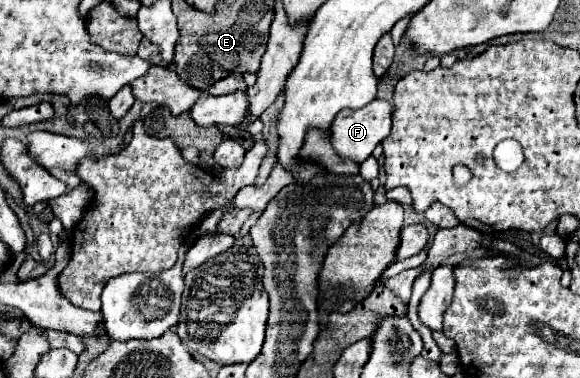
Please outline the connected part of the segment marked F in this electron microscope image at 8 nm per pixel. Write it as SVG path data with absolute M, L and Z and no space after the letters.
M372 100L370 104L352 110L346 108L342 112L338 112L338 116L332 122L332 146L338 152L338 156L342 158L350 158L352 162L364 162L372 150L390 134L392 128L392 106L386 100Z

